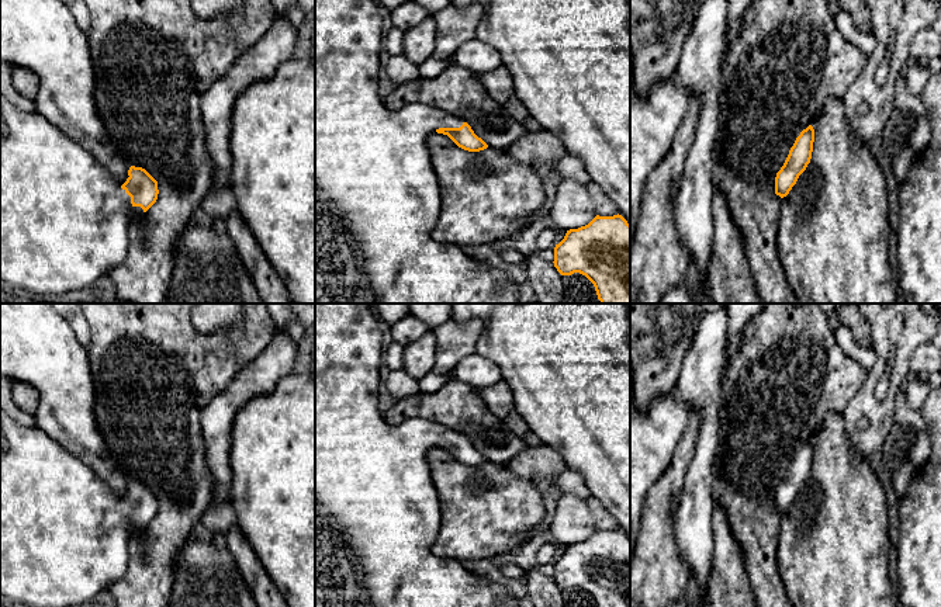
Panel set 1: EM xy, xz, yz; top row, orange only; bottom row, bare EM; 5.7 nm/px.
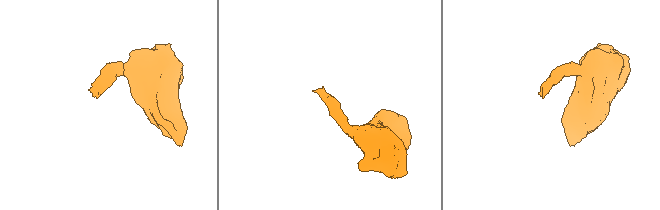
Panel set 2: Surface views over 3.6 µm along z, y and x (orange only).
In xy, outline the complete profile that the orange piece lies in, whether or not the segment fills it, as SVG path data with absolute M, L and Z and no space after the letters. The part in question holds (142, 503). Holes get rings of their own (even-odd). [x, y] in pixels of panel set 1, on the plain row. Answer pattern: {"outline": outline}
{"outline": "M0 409L0 596L21 607L72 607L93 600L121 579L129 562L129 542L158 514L158 496L142 482L131 481L124 495L117 495L87 464L73 455L37 426L24 426Z"}

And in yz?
{"outline": "M809 440L796 452L789 469L776 488L775 492L775 509L781 513L786 511L792 502L796 499L799 490L806 485L812 474L814 457L814 444Z"}

